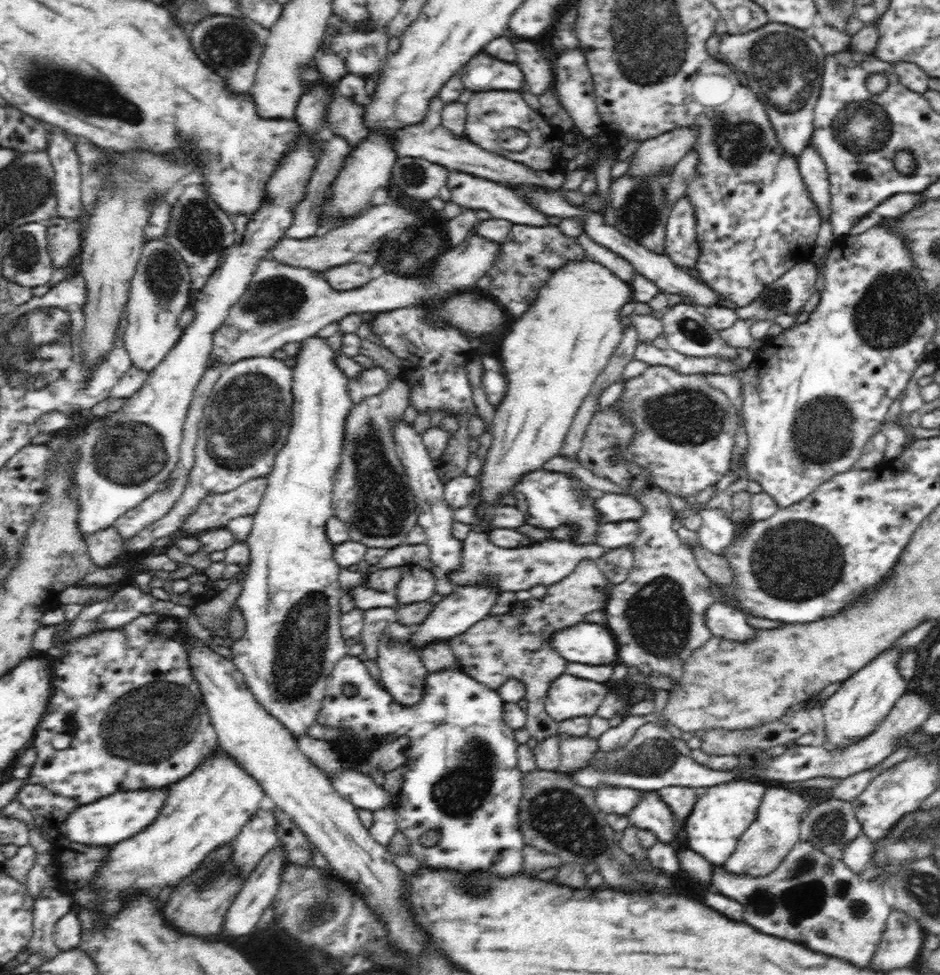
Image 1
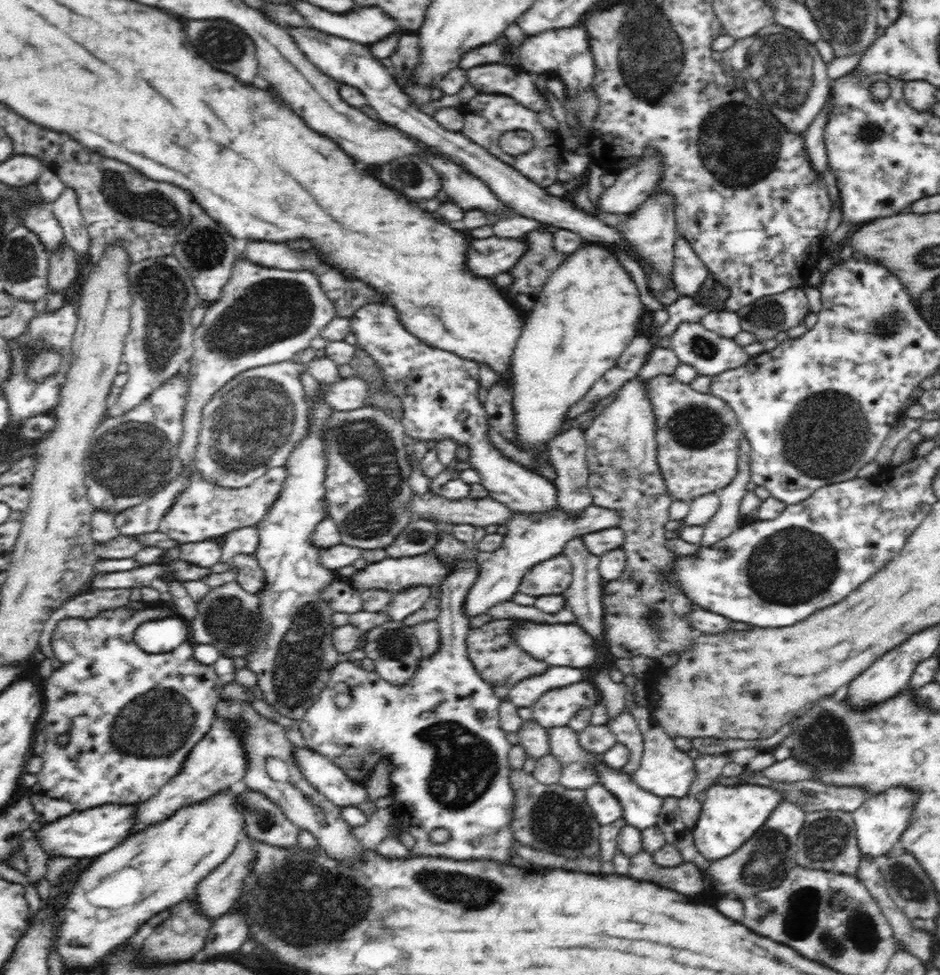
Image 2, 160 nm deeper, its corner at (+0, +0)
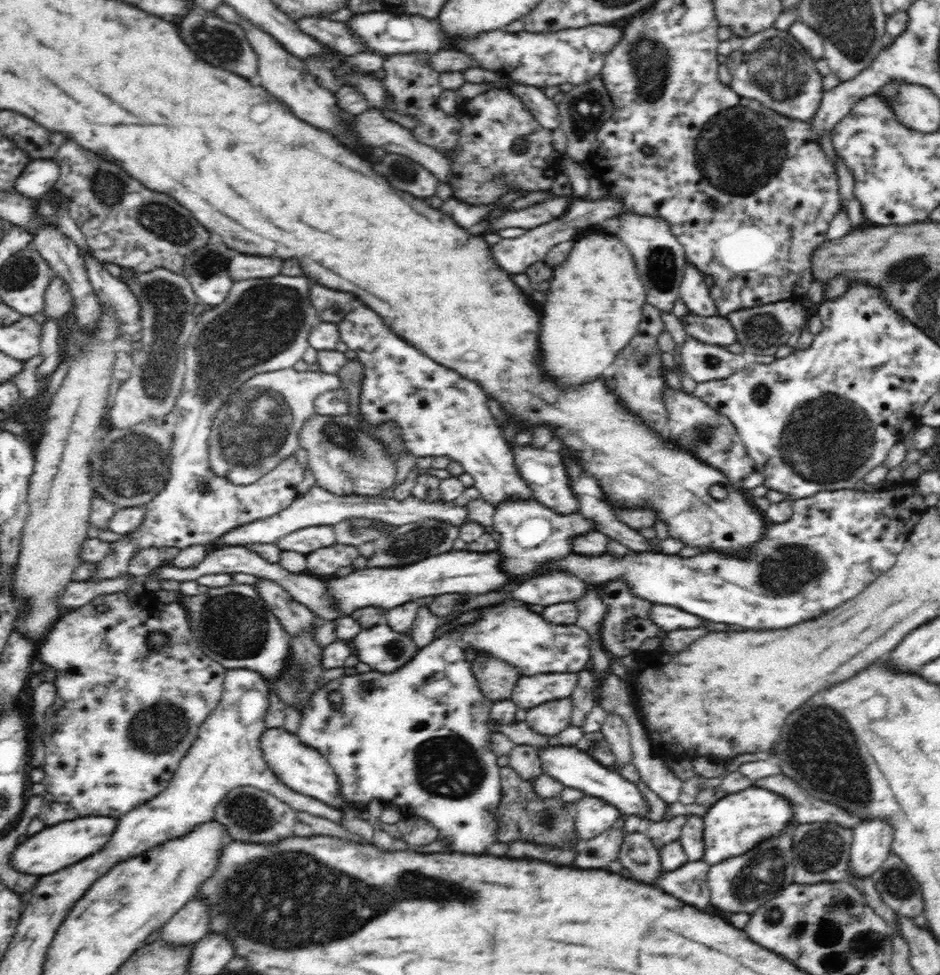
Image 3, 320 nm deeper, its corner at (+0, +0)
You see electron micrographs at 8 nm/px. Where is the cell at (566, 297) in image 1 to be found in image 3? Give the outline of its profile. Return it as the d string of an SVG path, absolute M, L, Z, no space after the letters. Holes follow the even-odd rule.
M601 230L575 238L564 266L554 269L554 284L542 306L540 348L544 350L542 366L558 384L568 388L608 374L616 355L638 334L647 296L634 262L630 249L616 235Z

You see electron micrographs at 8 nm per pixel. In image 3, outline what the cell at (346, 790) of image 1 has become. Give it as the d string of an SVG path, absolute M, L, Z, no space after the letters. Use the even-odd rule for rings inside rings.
M284 727L267 728L260 741L265 763L283 785L294 792L325 802L330 807L346 807L347 800L341 796L338 777L320 751L304 745L297 735L288 732Z

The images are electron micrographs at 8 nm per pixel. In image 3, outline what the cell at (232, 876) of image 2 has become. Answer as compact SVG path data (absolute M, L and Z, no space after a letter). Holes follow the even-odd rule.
M195 896L161 928L160 939L171 946L196 944L208 934L209 906Z

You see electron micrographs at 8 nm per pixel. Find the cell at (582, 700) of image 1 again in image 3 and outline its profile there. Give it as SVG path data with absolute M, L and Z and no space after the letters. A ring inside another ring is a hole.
M572 698L546 702L528 709L525 723L538 734L556 736L570 726L572 716Z

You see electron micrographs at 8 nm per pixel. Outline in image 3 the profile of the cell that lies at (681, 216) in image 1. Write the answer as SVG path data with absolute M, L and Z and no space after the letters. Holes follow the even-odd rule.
M689 264L682 284L680 284L679 298L684 301L690 314L698 316L719 316L718 309L710 297L710 281L707 277Z

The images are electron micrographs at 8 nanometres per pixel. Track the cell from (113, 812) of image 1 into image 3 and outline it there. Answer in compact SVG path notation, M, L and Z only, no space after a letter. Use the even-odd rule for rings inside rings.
M93 815L68 819L56 823L54 826L45 826L40 832L27 836L25 840L18 843L10 855L9 865L22 874L32 874L37 877L62 870L102 850L110 840L117 820L103 815Z

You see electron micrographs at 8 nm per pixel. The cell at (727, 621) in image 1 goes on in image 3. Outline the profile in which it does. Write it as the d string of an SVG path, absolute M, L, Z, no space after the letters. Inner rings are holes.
M665 604L652 605L649 610L649 618L656 626L666 632L679 628L703 628L710 624L710 620Z

